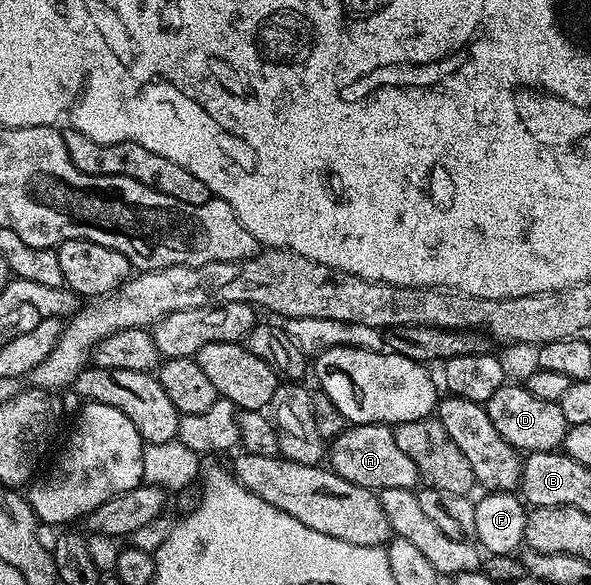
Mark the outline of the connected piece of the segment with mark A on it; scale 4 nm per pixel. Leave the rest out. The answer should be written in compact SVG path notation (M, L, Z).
M360 423L347 426L328 447L328 467L340 477L361 487L381 489L384 487L419 486L420 480L412 457L407 457L396 445L396 437L389 426L381 423Z

